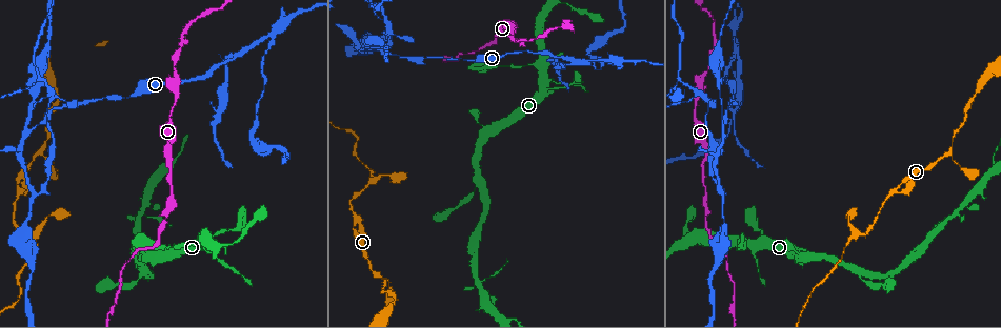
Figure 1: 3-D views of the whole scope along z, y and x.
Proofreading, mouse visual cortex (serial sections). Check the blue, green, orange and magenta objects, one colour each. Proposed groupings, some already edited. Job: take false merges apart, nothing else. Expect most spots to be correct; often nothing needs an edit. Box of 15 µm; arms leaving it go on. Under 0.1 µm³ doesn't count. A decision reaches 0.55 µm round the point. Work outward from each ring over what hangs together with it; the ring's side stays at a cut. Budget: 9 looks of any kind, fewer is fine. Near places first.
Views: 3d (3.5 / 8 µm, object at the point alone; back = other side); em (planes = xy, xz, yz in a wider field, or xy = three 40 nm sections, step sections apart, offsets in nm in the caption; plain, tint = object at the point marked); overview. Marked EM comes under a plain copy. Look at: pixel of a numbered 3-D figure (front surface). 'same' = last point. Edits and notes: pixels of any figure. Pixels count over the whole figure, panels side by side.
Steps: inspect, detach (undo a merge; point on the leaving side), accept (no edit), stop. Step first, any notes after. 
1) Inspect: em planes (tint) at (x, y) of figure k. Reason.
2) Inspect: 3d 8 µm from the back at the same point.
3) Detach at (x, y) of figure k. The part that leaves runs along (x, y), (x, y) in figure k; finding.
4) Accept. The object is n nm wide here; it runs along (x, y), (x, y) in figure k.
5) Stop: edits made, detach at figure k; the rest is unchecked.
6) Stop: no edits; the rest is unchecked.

Inspect: em xy step 2 (tint) at (705, 219) of figure 1. A narrow waist.

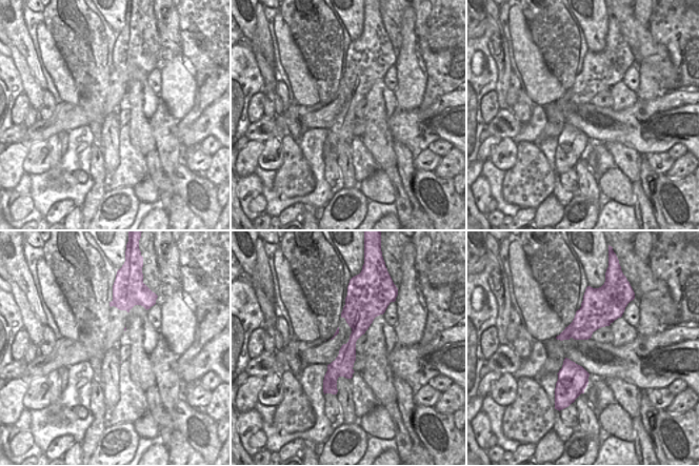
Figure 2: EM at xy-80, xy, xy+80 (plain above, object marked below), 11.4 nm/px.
Inspect: 3d 3.5 µm at the same point. See where the arms go.

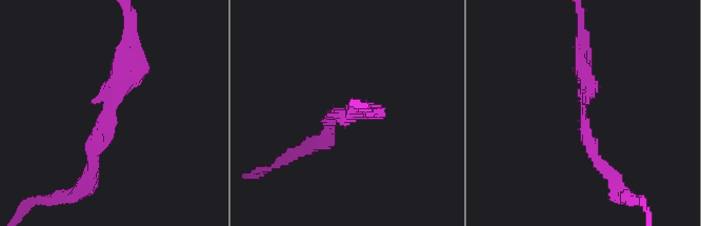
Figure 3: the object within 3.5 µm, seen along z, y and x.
Accept. The object is 240 nm wide here; it runs along (355, 303), (355, 336), (332, 390) in figure 2; continuous, no second cell.

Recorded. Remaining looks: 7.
Inspect: 3d 3.5 µm at (128, 98) of figure 1.

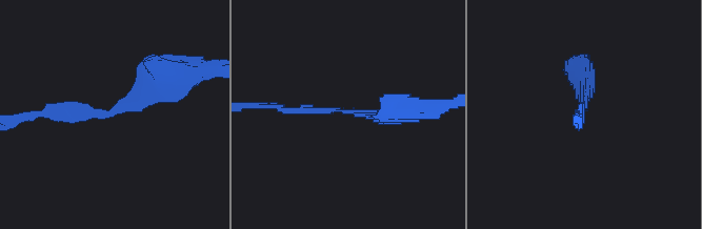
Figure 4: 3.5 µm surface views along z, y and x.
Inspect: em xy step 2 (tint) at (341, 109) of figure 4. The arms are 150, 250 nm wide; shape alone is not enough.

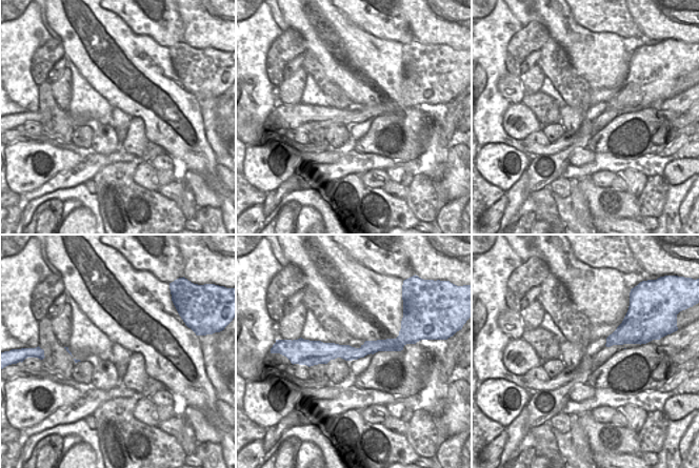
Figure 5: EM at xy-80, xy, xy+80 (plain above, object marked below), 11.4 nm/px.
Inspect: em xy step 1 (tint) at the same point. Cut it another way.

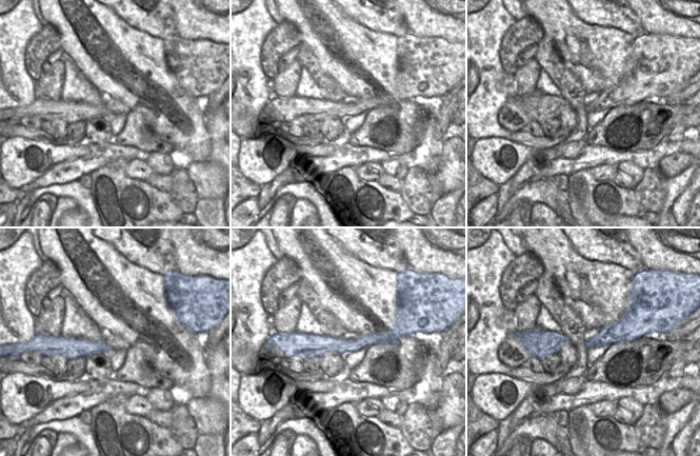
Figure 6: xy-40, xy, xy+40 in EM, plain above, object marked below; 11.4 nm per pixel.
Accept. It runs along (303, 339), (312, 344), (394, 340) in figure 6; continuous, no second cell.

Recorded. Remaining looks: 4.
Inspect: 3d 3.5 µm at (30, 130) of figure 1. Arms part here.

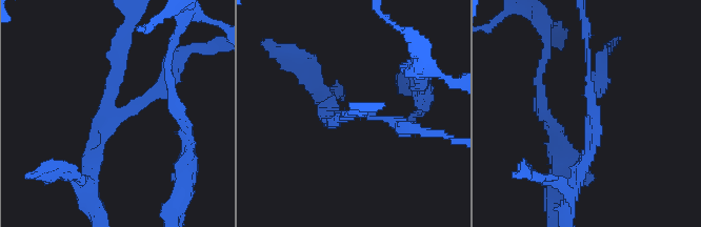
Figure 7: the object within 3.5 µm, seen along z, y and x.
Inspect: em xy step 3 (tint) at (115, 118) of figure 7. 3 arms meet here; the arms are 100, 200, 250 nm wide; now the EM.

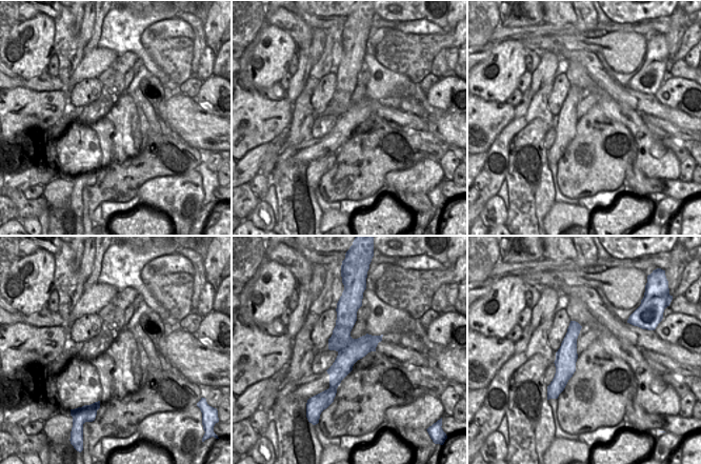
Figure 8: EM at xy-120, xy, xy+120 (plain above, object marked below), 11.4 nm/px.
Detach at (326, 93) of figure 7. Two cells meet here.

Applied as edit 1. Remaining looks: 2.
Inspect: 3d 3.5 µm at (735, 54) of figure 1. Two arms in line, one across.

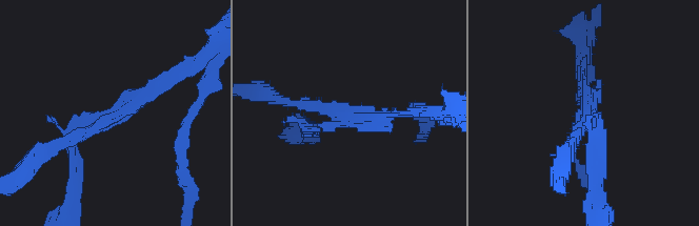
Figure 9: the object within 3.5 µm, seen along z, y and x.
Inspect: em xy step 5 (tint) at (101, 124) of figure 9.

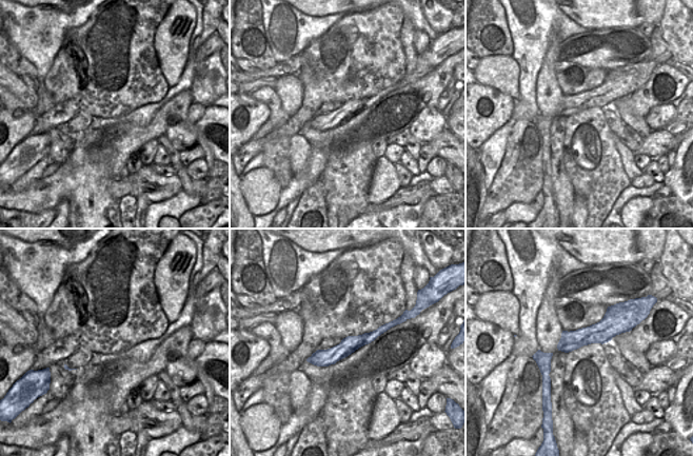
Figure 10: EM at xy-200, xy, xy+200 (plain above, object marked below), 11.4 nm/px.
Detach at (597, 160) of figure 9. A border runs along (561, 339), (562, 347), (559, 350) in figure 10; a second cell is stuck on.

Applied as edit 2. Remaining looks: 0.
Stop: edits made, detach at figure 7, detach at figure 9; the rest is unchecked.

